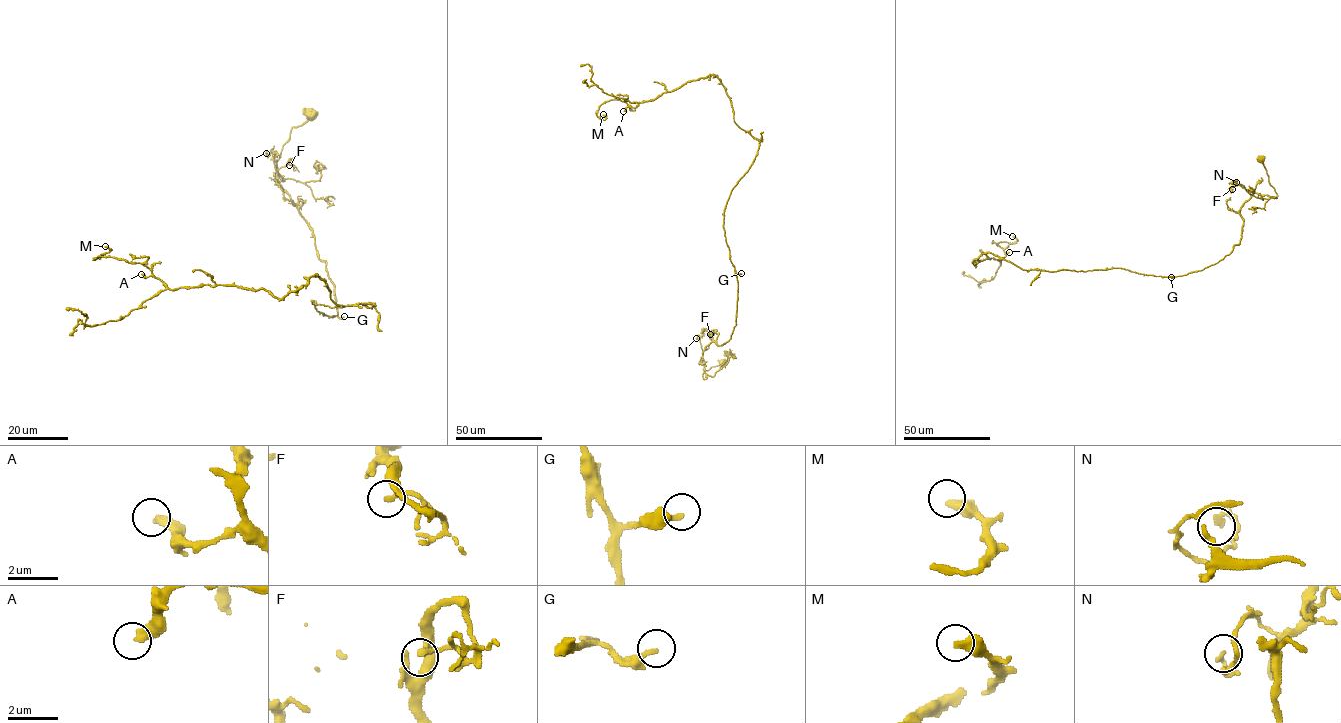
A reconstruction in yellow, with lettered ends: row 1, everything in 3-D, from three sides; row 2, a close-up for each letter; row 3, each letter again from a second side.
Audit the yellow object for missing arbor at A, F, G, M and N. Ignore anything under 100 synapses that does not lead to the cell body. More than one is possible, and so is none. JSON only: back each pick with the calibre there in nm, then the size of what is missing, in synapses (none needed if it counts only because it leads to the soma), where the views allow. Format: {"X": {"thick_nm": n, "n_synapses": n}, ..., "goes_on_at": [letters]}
{"goes_on_at": []}

